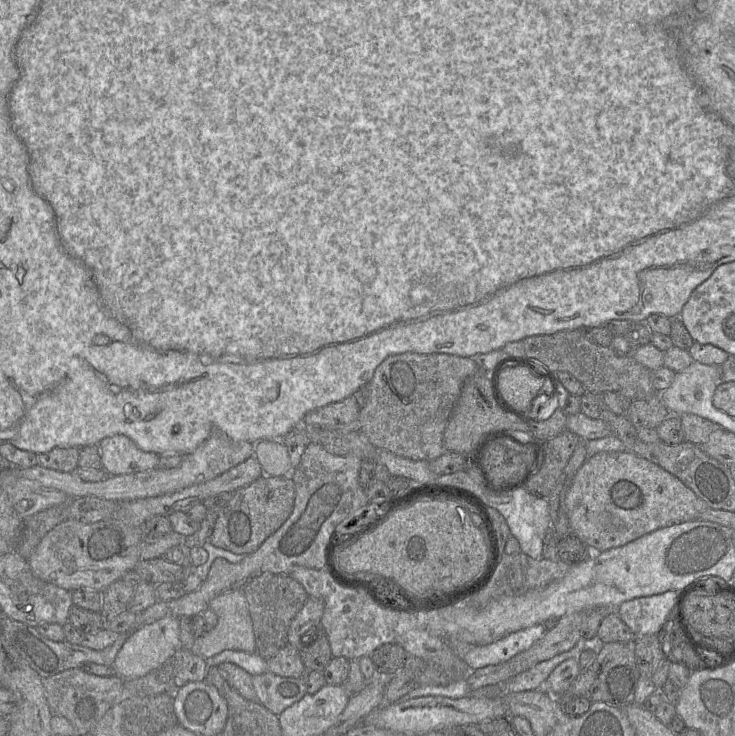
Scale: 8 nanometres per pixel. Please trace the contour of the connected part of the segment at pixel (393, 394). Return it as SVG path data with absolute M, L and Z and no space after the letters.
M402 353L387 357L367 384L369 397L360 408L360 432L377 449L412 460L432 461L445 452L444 431L466 379L479 371L470 357L443 353Z

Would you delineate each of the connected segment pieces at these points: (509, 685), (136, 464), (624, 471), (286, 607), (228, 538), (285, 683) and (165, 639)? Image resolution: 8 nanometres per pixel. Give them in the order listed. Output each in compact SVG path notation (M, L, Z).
M583 640L567 652L540 662L528 670L514 676L503 684L503 692L514 693L531 690L539 690L541 684L550 676L552 671L563 661L575 658L578 660L579 652L584 649Z
M127 436L106 437L97 445L107 475L123 475L157 467L160 455L141 450Z
M628 450L599 452L587 458L567 488L565 506L571 533L593 552L623 546L660 528L697 520L708 508L708 505L676 476Z
M263 573L242 588L249 607L256 642L256 652L266 661L288 644L288 630L309 596L304 587L289 575Z
M263 475L251 484L235 491L231 498L218 510L217 519L209 537L214 546L234 554L248 555L255 552L262 543L288 519L293 511L295 501L295 484L291 477L273 477Z
M269 671L252 676L252 683L257 702L277 716L308 693L302 677L282 677Z
M167 616L133 630L113 663L115 675L124 681L133 681L160 667L180 649L179 625L179 618Z

